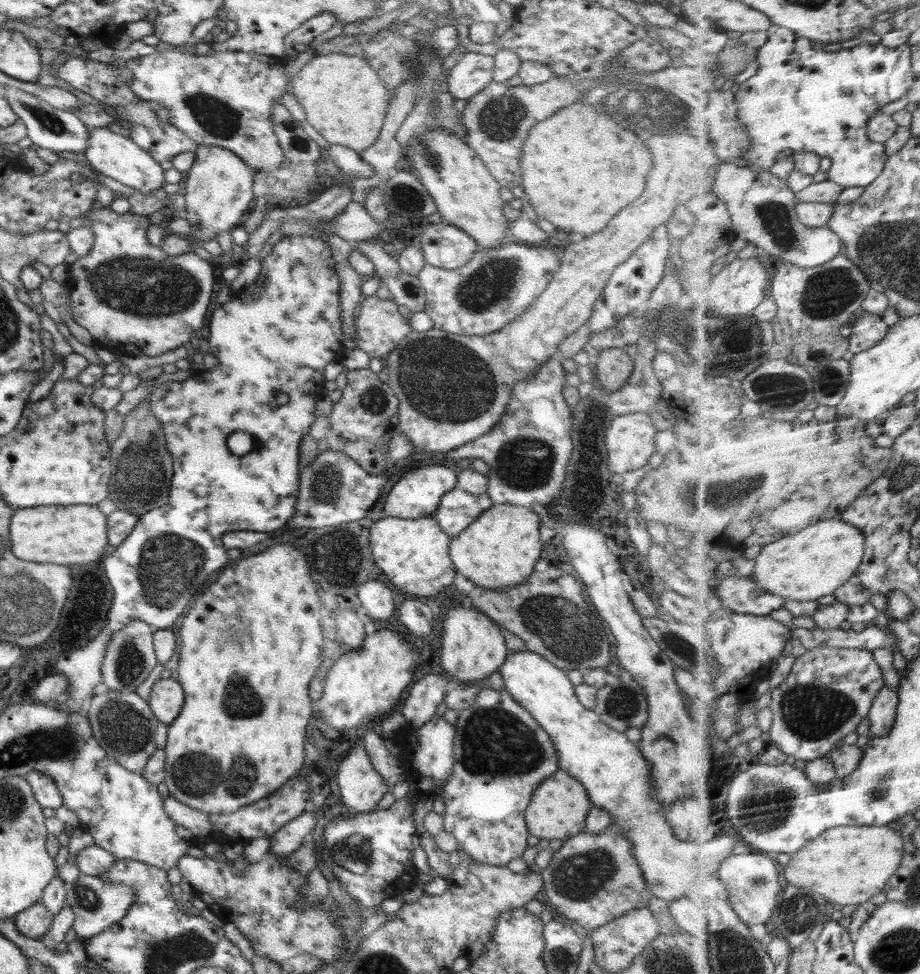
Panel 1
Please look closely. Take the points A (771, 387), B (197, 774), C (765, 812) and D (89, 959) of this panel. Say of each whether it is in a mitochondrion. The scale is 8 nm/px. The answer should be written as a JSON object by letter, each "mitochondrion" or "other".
{"A":"mitochondrion","B":"mitochondrion","C":"mitochondrion","D":"other"}

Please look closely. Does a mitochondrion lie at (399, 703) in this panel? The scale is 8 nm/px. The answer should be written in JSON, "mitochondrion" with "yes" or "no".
{"mitochondrion":"no"}

